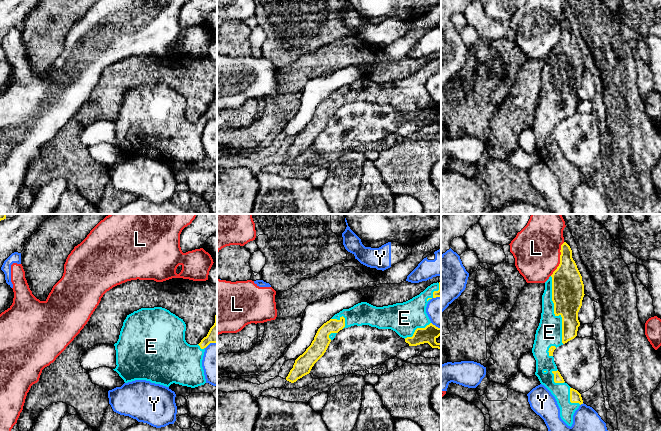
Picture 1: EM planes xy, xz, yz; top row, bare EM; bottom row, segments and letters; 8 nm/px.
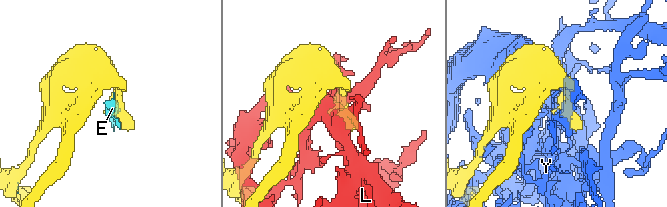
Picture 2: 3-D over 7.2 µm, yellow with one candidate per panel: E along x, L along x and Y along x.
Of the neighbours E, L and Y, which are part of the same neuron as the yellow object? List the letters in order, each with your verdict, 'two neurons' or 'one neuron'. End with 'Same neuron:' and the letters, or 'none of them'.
E: one neuron
L: two neurons
Y: two neurons
Same neuron: E

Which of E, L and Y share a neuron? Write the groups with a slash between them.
E / L Y

